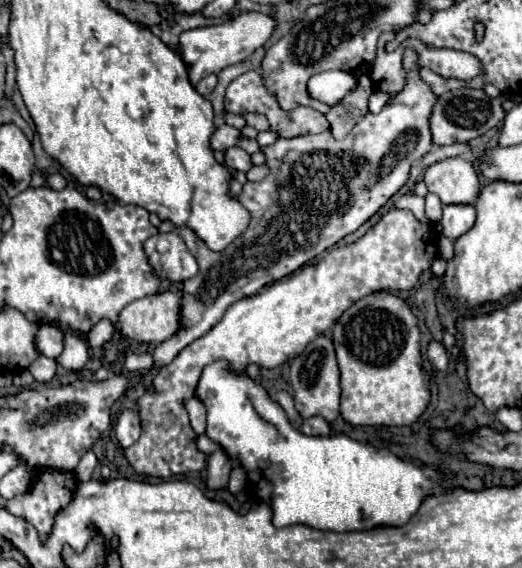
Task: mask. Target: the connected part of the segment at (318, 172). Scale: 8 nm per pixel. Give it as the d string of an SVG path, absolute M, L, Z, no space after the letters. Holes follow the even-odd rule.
M411 48L403 52L405 88L389 100L389 116L367 114L343 140L335 140L331 132L323 132L295 140L281 138L271 146L263 146L261 152L267 162L281 160L275 176L277 185L271 185L271 192L275 192L273 204L251 218L247 230L225 250L213 252L191 228L177 228L195 256L199 272L195 278L183 282L183 332L157 344L153 352L155 368L169 364L187 344L209 332L231 304L257 294L265 284L293 274L305 262L355 232L407 182L411 164L431 150L429 118L437 102L431 86L419 78L417 58L419 54ZM295 148L305 148L305 152L295 152Z

